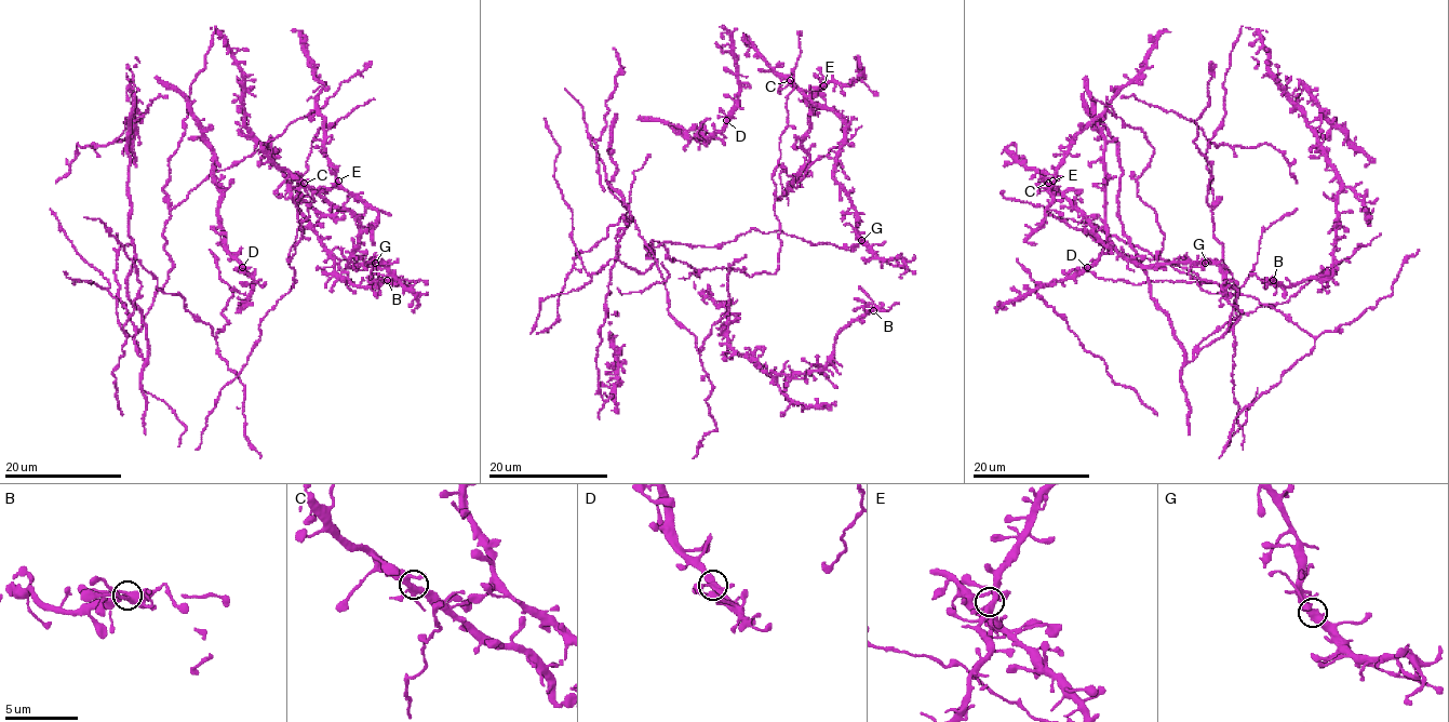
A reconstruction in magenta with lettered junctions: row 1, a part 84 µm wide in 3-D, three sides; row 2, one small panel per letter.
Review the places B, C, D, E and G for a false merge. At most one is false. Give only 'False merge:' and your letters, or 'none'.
False merge: none

